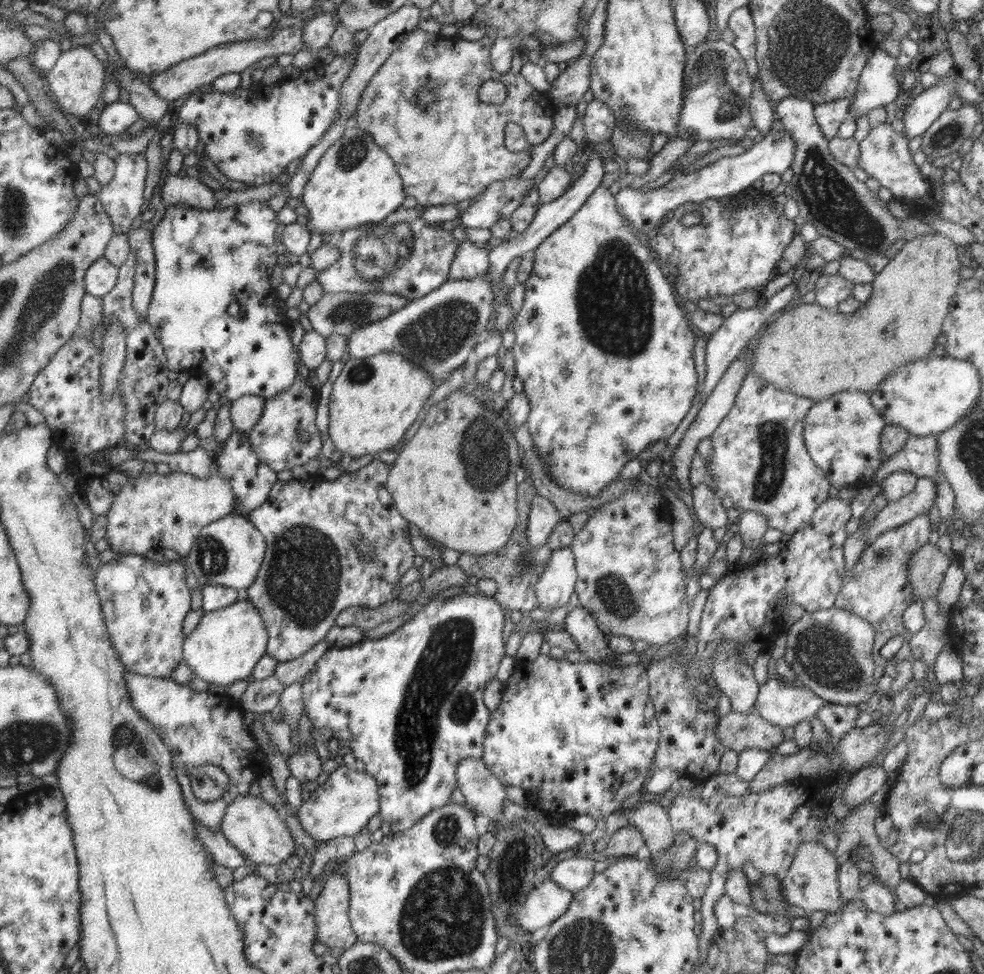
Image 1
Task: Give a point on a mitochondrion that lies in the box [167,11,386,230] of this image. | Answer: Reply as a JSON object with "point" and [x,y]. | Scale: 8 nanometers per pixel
{"point":[351,155]}

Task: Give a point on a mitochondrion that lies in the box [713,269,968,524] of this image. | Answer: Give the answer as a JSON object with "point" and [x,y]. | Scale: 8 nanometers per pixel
{"point":[772,436]}

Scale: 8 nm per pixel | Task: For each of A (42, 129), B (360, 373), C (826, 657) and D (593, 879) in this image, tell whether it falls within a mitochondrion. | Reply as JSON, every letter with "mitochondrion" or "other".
{"A":"other","B":"mitochondrion","C":"mitochondrion","D":"other"}

